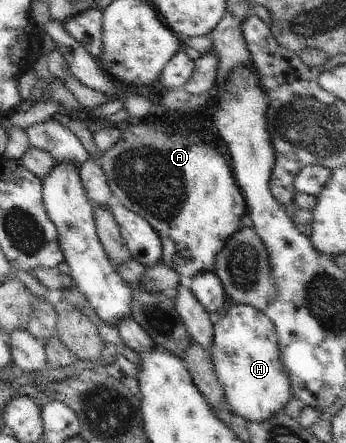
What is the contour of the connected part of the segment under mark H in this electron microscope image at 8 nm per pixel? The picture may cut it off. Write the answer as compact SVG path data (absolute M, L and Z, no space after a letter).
M229 303L225 315L213 325L210 356L214 372L224 388L225 407L246 422L266 422L274 414L284 413L292 398L290 380L280 362L278 334L274 323L254 306Z

